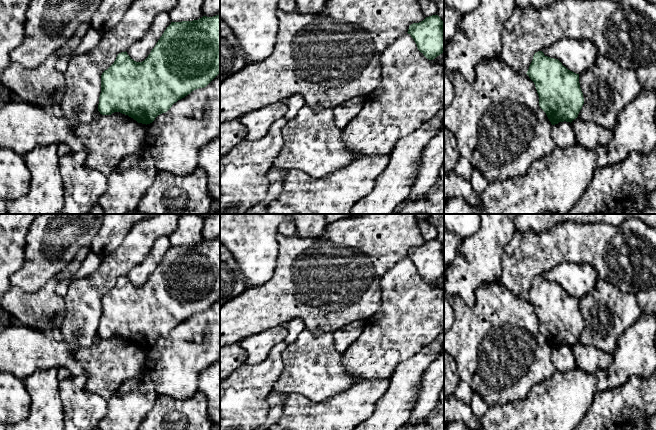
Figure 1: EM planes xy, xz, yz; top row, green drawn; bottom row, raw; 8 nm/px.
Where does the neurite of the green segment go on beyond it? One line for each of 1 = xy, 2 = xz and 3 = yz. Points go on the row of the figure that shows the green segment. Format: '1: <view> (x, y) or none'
1: none
2: none
3: none

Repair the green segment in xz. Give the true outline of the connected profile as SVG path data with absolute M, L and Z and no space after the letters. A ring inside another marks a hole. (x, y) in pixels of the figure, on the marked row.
M438 15L426 17L409 26L408 34L414 39L418 50L429 60L444 53L443 21Z

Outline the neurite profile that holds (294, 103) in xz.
M293 95L286 99L284 103L287 106L287 112L284 117L290 120L298 115L300 109L305 105L305 100L301 95Z

